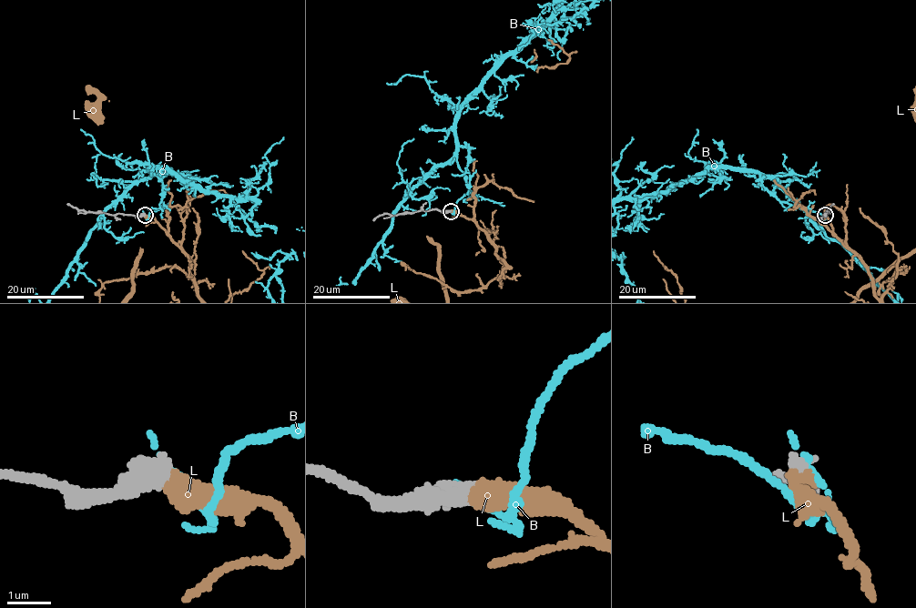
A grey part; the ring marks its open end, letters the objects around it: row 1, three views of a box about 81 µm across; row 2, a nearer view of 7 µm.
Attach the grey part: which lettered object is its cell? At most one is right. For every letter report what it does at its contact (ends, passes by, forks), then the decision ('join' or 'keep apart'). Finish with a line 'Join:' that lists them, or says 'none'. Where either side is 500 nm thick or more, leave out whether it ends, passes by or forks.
B: keep apart
L: join
Join: L

